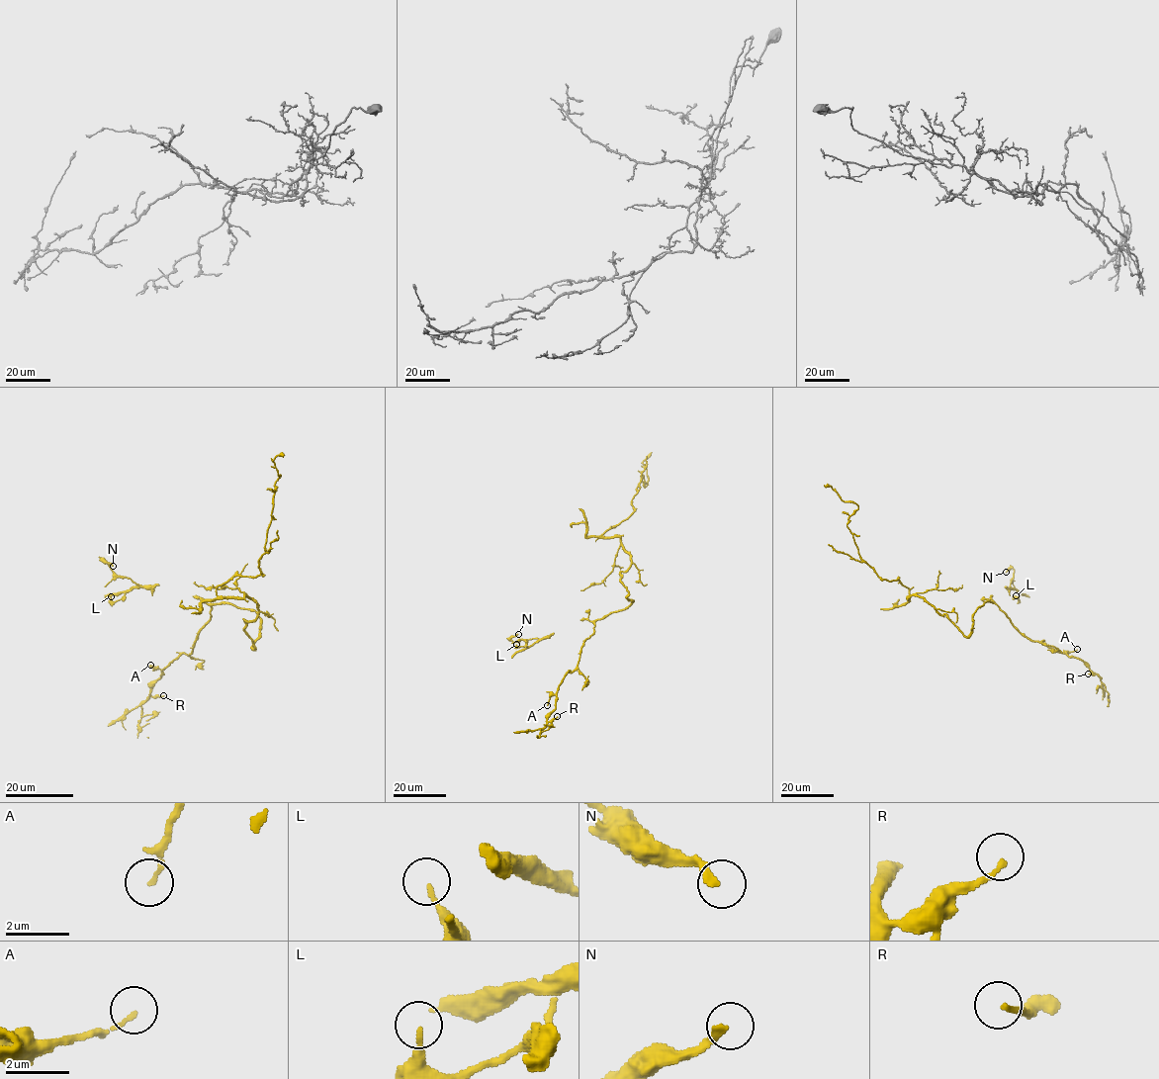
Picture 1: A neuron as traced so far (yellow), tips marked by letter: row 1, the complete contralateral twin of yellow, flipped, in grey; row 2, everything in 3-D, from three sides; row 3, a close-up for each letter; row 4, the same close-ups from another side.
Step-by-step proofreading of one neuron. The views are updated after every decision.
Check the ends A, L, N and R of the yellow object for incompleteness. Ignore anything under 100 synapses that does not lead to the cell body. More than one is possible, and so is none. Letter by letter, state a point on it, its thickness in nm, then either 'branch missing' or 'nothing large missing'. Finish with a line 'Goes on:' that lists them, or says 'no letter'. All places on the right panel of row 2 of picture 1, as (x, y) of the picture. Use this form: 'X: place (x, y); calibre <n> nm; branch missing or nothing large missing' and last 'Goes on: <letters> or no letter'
A: place (1077, 649); calibre 130 nm; nothing large missing
L: place (1016, 595); calibre 140 nm; nothing large missing
N: place (1006, 572); calibre 220 nm; nothing large missing
R: place (1088, 674); calibre 160 nm; nothing large missing
Goes on: no letter

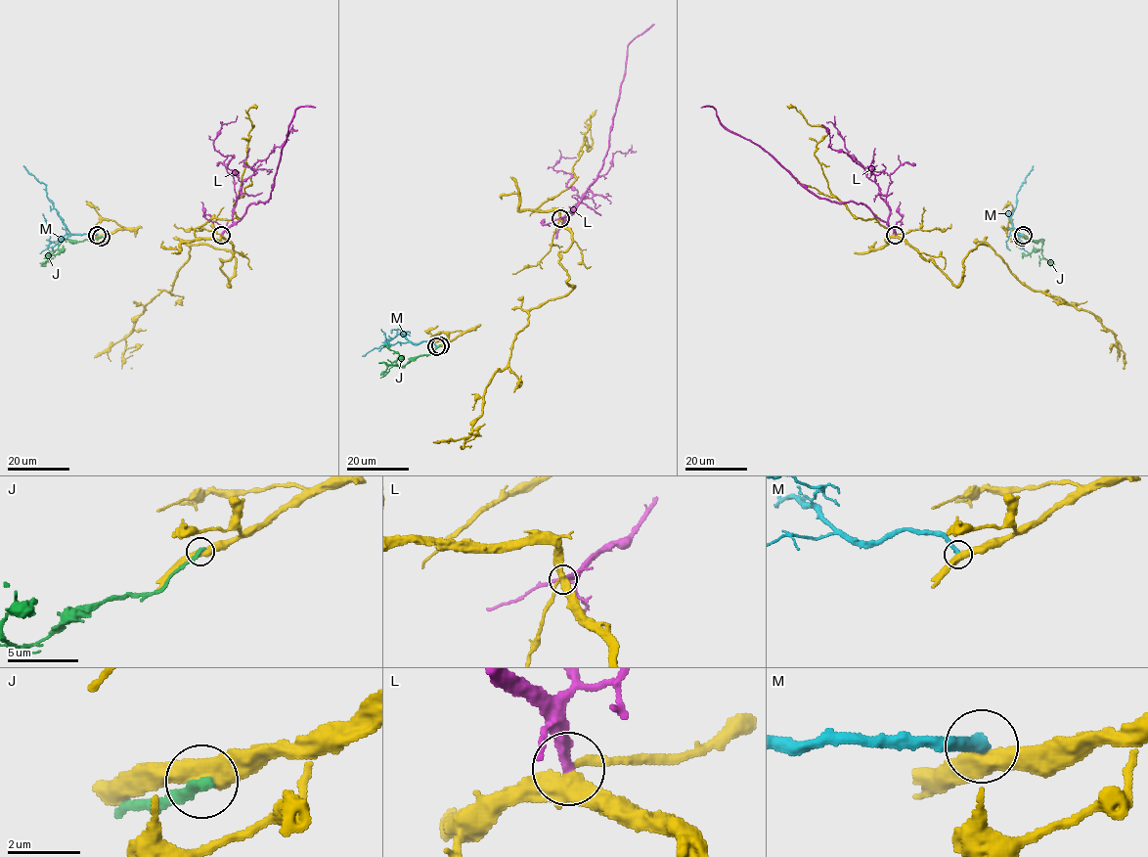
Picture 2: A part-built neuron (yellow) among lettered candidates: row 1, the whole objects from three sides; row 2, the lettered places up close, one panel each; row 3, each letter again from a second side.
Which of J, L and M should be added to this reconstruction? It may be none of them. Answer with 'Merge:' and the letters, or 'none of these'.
Merge: L

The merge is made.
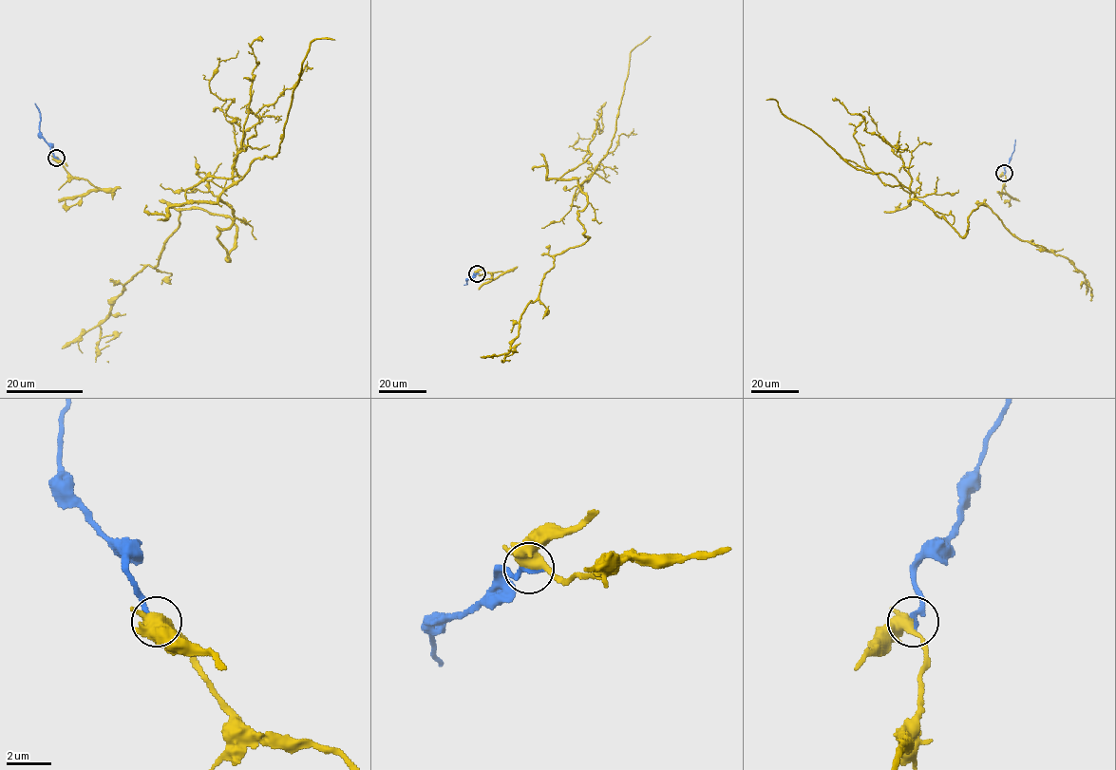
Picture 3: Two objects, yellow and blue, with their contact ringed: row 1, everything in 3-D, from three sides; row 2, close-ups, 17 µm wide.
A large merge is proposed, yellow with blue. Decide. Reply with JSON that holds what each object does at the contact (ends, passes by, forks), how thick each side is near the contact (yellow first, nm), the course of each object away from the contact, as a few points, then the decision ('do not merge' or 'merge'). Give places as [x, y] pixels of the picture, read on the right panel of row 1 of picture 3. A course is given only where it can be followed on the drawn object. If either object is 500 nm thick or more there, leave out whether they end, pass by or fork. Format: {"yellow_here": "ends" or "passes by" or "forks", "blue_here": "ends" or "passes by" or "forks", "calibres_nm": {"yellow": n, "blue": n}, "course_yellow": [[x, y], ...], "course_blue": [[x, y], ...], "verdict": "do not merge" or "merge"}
{"yellow_here": "forks", "blue_here": "ends", "calibres_nm": {"yellow": 480, "blue": 320}, "course_yellow": [[1004, 173], [1001, 193], [974, 209], [962, 236], [890, 174], [856, 169], [766, 100]], "course_blue": [[1004, 173], [1015, 139]], "verdict": "merge"}

